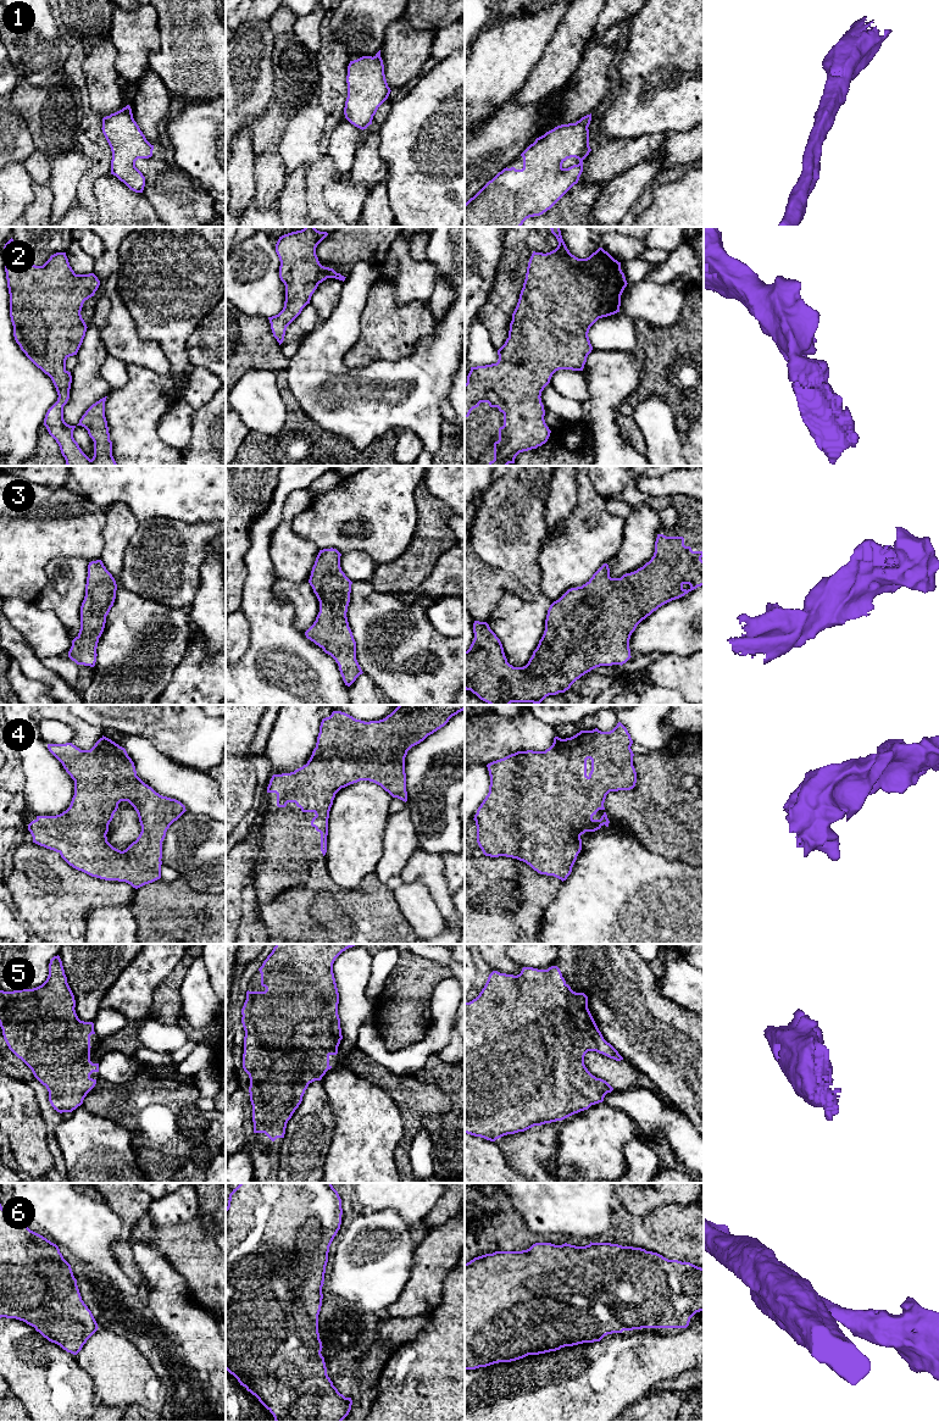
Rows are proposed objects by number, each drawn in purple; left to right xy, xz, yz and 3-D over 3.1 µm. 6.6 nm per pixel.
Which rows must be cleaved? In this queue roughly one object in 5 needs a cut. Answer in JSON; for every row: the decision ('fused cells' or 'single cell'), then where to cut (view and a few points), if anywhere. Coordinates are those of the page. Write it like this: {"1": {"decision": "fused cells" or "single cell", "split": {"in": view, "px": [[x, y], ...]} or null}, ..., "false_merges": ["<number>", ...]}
{"1": {"decision": "single cell", "split": null}, "2": {"decision": "single cell", "split": null}, "3": {"decision": "single cell", "split": null}, "4": {"decision": "single cell", "split": null}, "5": {"decision": "single cell", "split": null}, "6": {"decision": "single cell", "split": null}, "false_merges": []}

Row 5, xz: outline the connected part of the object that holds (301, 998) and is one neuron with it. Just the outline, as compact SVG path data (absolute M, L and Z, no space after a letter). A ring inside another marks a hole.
M276 944L259 968L265 991L246 991L241 1009L245 1031L243 1068L249 1074L254 1133L265 1133L272 1142L284 1138L288 1121L302 1101L309 1084L321 1081L328 1070L329 1056L338 1054L343 1039L338 1015L339 993L333 973L335 959L357 944Z

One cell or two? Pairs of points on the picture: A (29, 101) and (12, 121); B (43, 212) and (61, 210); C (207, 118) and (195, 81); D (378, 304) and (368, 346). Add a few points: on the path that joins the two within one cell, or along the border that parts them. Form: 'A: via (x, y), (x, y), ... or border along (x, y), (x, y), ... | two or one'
A: border along (12, 101), (33, 138) | two
B: border along (49, 184), (51, 214) | two
C: border along (212, 98), (205, 101), (185, 101) | two
D: via (378, 315), (378, 335) | one

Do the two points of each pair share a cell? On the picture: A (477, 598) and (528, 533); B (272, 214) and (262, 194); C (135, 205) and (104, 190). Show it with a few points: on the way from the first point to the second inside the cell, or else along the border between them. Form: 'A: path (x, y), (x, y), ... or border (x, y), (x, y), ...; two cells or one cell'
A: border (477, 555), (490, 565), (507, 568), (523, 584); two cells
B: border (254, 203), (261, 209), (276, 207); two cells
C: path (128, 205), (121, 205), (111, 195); one cell

